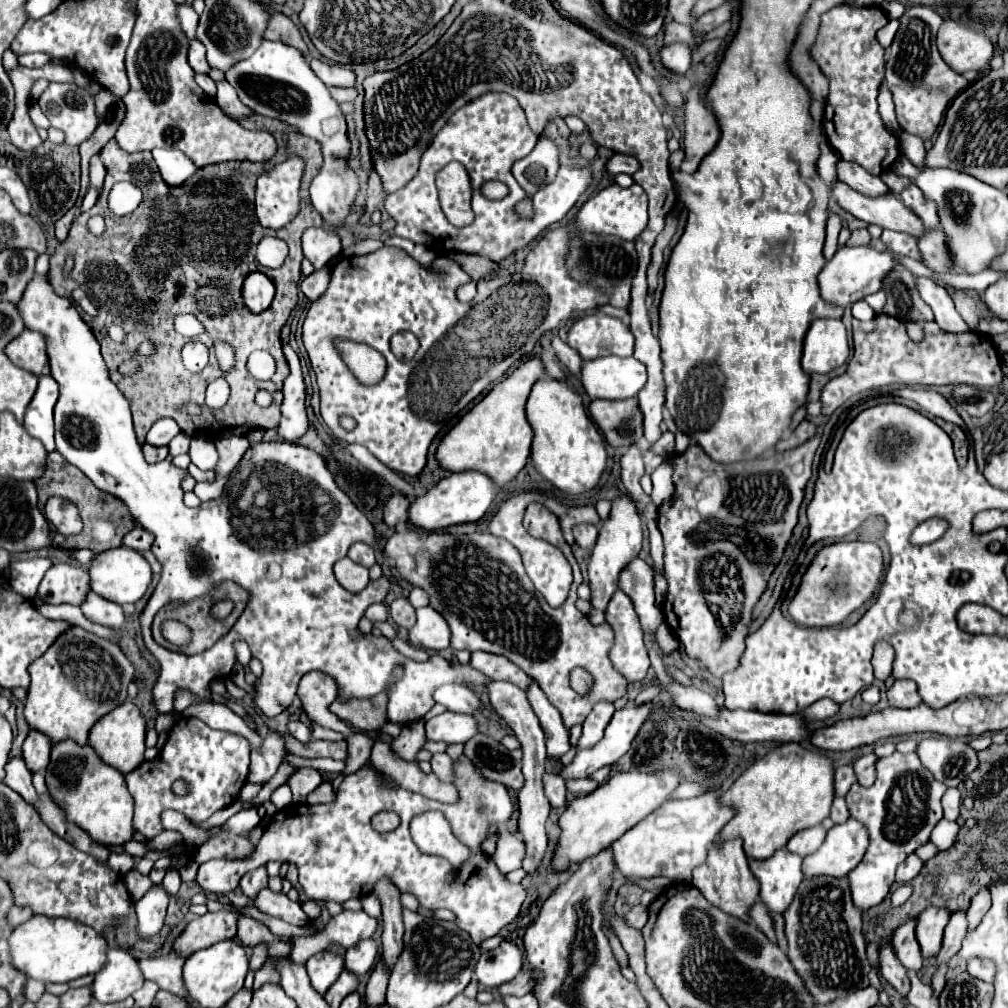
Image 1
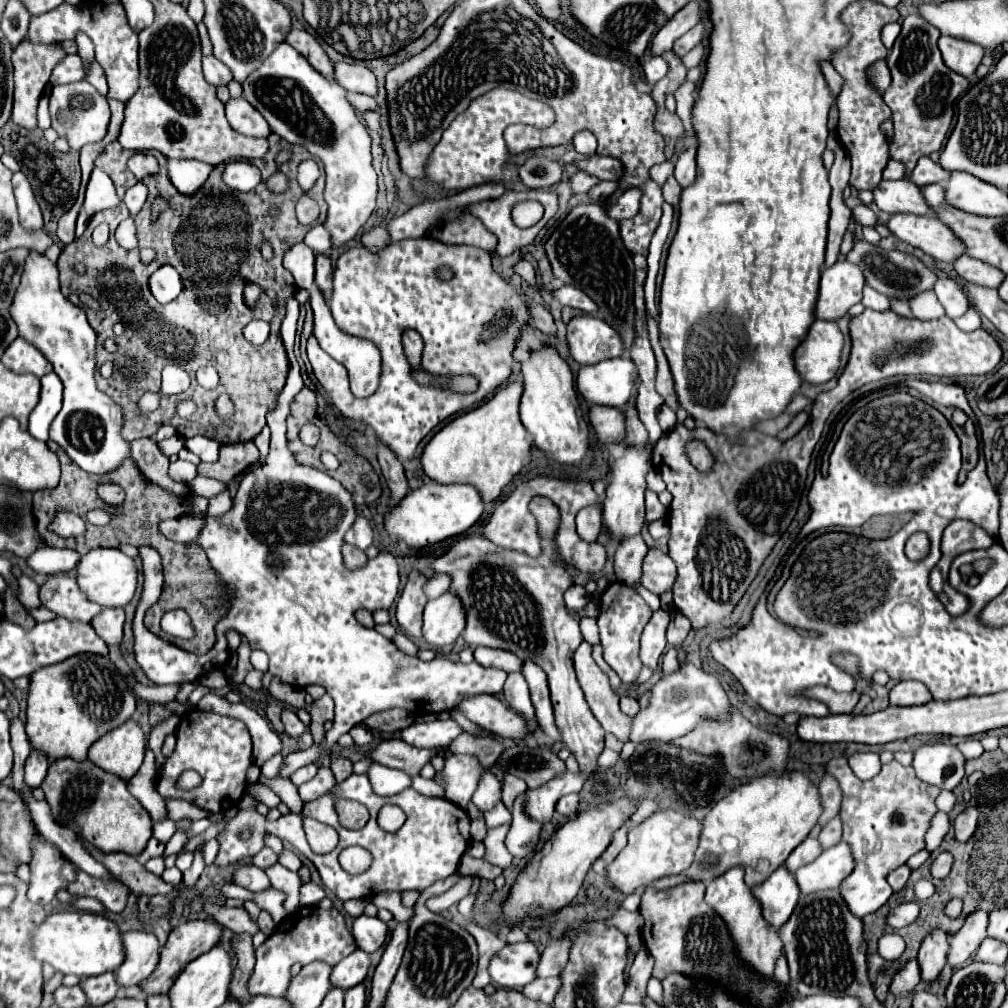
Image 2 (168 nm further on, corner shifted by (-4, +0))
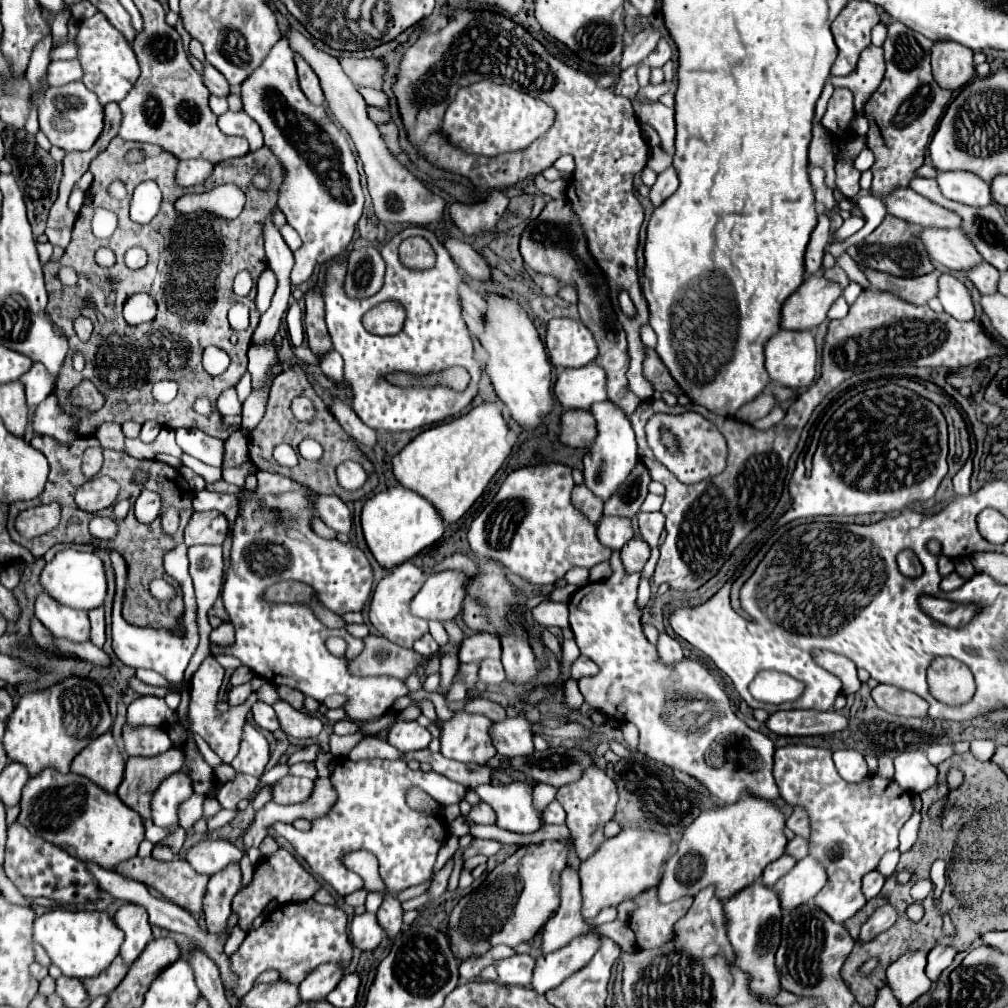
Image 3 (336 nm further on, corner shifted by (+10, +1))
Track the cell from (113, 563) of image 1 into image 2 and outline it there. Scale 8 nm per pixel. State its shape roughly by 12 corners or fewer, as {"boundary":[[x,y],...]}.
{"boundary":[[94,548],[76,566],[78,588],[100,606],[126,606],[134,560]]}

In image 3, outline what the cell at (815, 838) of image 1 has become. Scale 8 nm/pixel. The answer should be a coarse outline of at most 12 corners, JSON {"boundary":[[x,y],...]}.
{"boundary":[[792,855],[780,859],[764,869],[762,881],[774,885],[786,875],[796,859]]}

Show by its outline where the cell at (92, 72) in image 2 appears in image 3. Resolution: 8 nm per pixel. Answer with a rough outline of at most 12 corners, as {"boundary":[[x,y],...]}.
{"boundary":[[70,11],[52,21],[52,43],[68,43],[66,21]]}

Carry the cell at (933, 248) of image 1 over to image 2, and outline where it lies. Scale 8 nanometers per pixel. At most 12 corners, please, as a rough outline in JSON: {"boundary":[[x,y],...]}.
{"boundary":[[964,254],[954,270],[968,282],[998,288],[1004,276],[998,268]]}

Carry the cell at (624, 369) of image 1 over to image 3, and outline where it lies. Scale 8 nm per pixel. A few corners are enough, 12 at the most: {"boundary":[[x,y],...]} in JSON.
{"boundary":[[596,363],[564,369],[554,393],[564,409],[606,399],[606,371]]}

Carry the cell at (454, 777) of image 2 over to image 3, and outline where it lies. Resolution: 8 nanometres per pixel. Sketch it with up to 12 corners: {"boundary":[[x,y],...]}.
{"boundary":[[458,711],[442,721],[440,753],[486,765],[496,755],[492,721]]}

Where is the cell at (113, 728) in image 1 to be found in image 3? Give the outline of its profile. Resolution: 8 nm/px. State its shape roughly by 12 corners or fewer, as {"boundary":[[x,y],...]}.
{"boundary":[[112,731],[74,757],[70,771],[114,793],[126,761]]}

